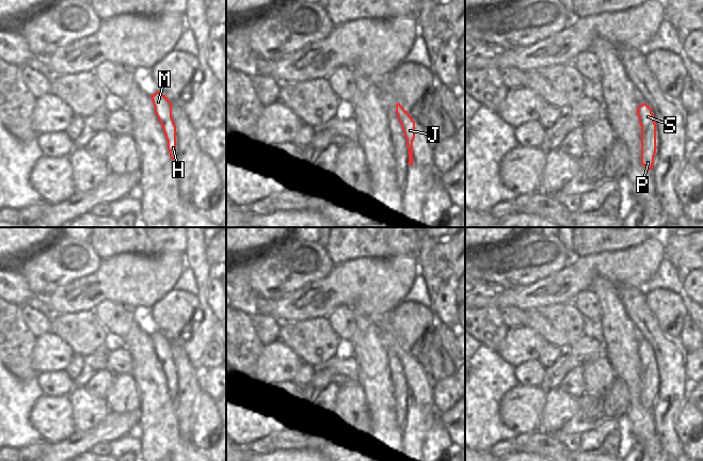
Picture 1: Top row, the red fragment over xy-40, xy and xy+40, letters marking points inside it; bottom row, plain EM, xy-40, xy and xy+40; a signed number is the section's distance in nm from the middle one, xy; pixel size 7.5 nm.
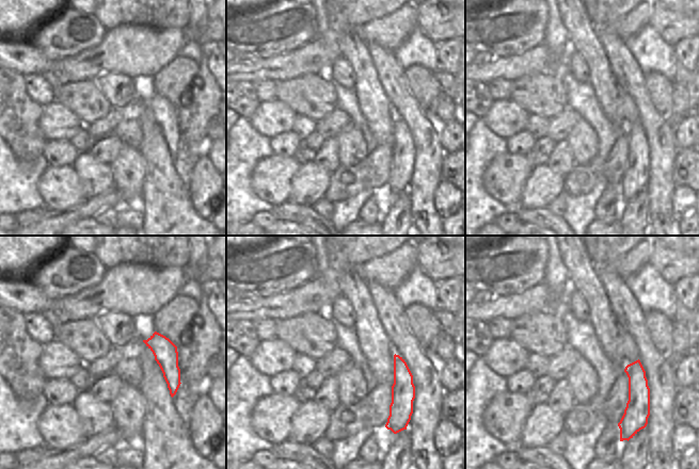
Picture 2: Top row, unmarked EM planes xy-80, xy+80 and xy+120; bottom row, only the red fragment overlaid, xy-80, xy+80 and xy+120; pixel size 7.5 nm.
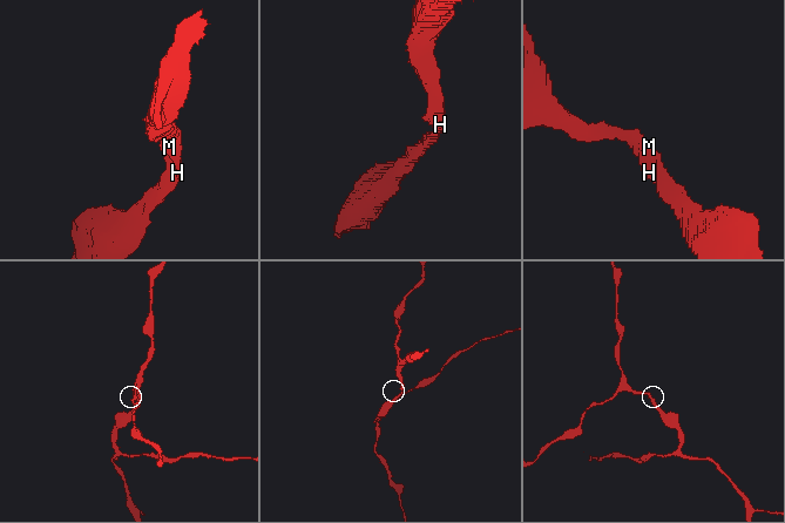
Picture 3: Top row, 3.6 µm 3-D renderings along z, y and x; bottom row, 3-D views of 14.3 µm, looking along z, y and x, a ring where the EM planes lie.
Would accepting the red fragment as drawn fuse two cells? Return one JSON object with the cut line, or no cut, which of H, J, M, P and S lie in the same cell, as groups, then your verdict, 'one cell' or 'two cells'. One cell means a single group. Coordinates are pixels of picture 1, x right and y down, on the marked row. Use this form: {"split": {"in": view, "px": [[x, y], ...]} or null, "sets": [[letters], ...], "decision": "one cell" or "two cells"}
{"split": null, "sets": [["H", "J", "M", "P", "S"]], "decision": "one cell"}

